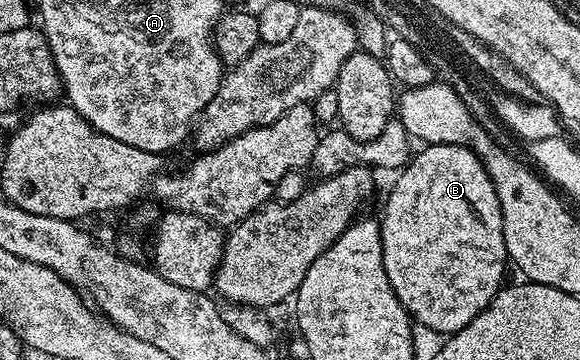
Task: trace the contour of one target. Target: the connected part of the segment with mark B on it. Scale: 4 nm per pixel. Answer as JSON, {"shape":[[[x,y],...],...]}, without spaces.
{"shape":[[[431,144],[420,149],[422,152],[412,157],[404,168],[400,169],[397,181],[385,200],[385,213],[379,216],[381,225],[381,241],[383,242],[383,270],[387,270],[387,282],[391,282],[391,290],[399,298],[399,302],[418,325],[430,328],[433,332],[452,334],[463,330],[463,326],[470,324],[487,305],[493,301],[495,294],[500,292],[505,280],[505,239],[503,238],[503,218],[501,217],[501,203],[495,194],[495,186],[483,166],[483,162],[470,148],[462,144]]]}

